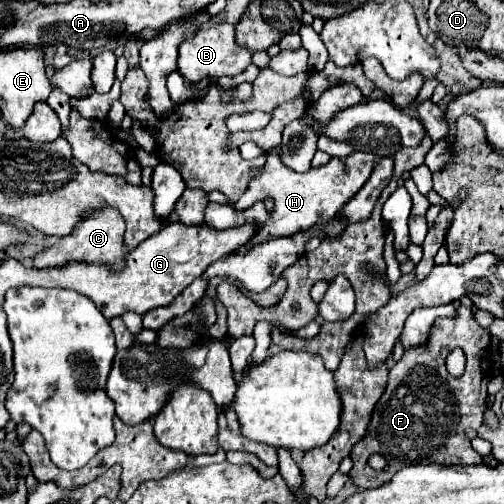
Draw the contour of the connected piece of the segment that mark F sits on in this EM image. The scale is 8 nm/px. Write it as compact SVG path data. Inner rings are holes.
M460 306L458 314L454 318L436 318L434 326L430 328L430 338L426 340L426 346L406 350L404 356L392 366L388 386L378 400L378 406L374 408L370 426L364 434L364 438L352 448L352 460L354 468L350 470L352 480L360 488L378 488L392 480L392 476L410 466L410 464L442 464L442 466L454 466L454 464L482 464L482 456L472 448L470 440L466 438L466 428L480 426L486 412L486 386L492 378L490 372L490 334L488 330L482 330L478 322L474 322L474 314L470 308ZM462 348L466 354L466 372L462 378L452 378L446 370L446 356L454 350ZM372 454L382 454L386 458L386 470L372 470L368 466L368 458Z

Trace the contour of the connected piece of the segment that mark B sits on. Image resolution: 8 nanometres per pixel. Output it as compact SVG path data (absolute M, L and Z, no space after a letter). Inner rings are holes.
M220 22L212 28L202 28L200 32L188 36L180 44L178 54L178 72L188 82L200 82L204 78L220 78L220 76L236 76L240 74L248 64L252 62L252 52L246 48L240 48L234 42L234 24Z

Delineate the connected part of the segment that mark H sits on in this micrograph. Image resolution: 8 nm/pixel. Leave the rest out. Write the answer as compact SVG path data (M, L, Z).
M354 152L350 156L330 158L330 162L318 168L310 168L306 174L300 174L282 166L280 158L268 154L262 176L254 178L248 184L246 192L240 196L240 200L234 204L236 210L244 210L254 206L258 200L264 200L266 196L274 198L272 220L258 224L258 232L250 240L250 244L256 244L268 238L278 238L278 236L292 236L296 232L310 230L318 222L328 222L366 184L366 180L372 174L372 168L374 168L374 154L370 152Z

